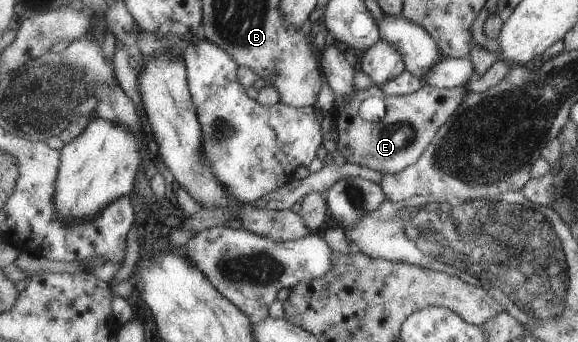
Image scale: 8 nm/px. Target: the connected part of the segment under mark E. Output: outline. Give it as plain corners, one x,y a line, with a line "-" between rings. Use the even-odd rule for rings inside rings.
424,84
416,93
403,96
388,95
381,87
374,85
358,90
345,105
336,102
337,149
350,163
383,174
403,172
424,155
428,145
435,140
439,129
456,113
456,109
459,109
468,93
466,87
440,89
430,84
-
372,95
382,97
388,103
388,115
384,117
384,121
366,121
360,115
362,101

